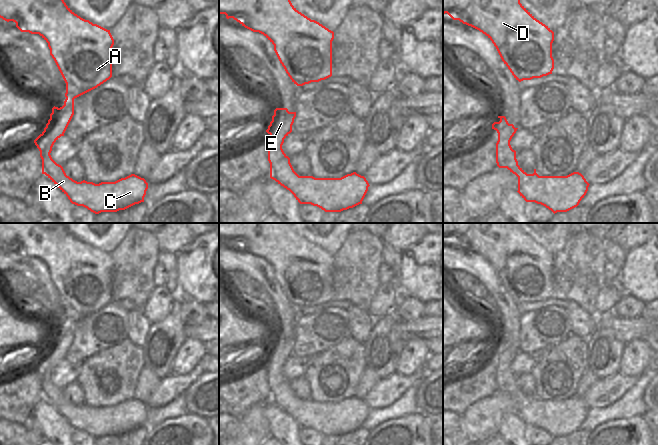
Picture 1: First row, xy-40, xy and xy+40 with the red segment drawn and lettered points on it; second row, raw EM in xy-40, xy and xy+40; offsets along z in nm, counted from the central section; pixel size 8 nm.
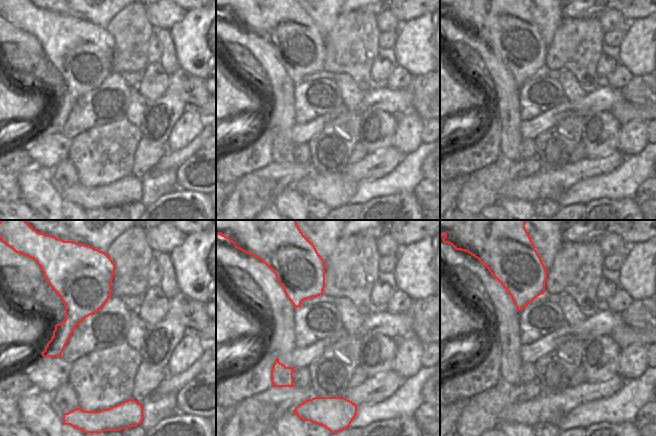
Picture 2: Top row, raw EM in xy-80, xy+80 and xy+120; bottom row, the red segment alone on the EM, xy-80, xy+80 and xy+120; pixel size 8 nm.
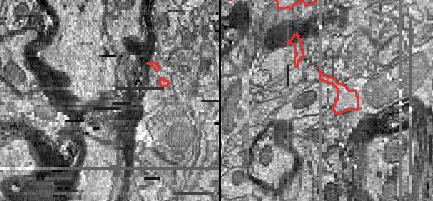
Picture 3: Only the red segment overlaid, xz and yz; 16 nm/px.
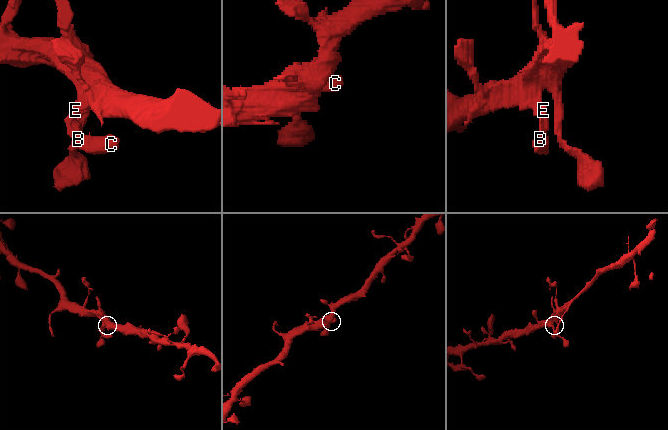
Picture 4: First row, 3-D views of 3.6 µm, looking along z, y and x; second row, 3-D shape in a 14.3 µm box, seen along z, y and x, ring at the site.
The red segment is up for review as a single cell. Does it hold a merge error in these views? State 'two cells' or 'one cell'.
one cell

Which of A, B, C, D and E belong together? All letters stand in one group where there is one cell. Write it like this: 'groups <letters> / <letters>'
groups A B C D E

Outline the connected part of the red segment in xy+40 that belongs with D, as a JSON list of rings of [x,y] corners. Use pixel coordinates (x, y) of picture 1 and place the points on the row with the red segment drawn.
[[[443,0],[443,14],[445,13],[453,20],[459,20],[485,34],[496,47],[504,64],[519,82],[552,74],[554,69],[552,57],[554,32],[537,20],[520,3],[520,0]]]

